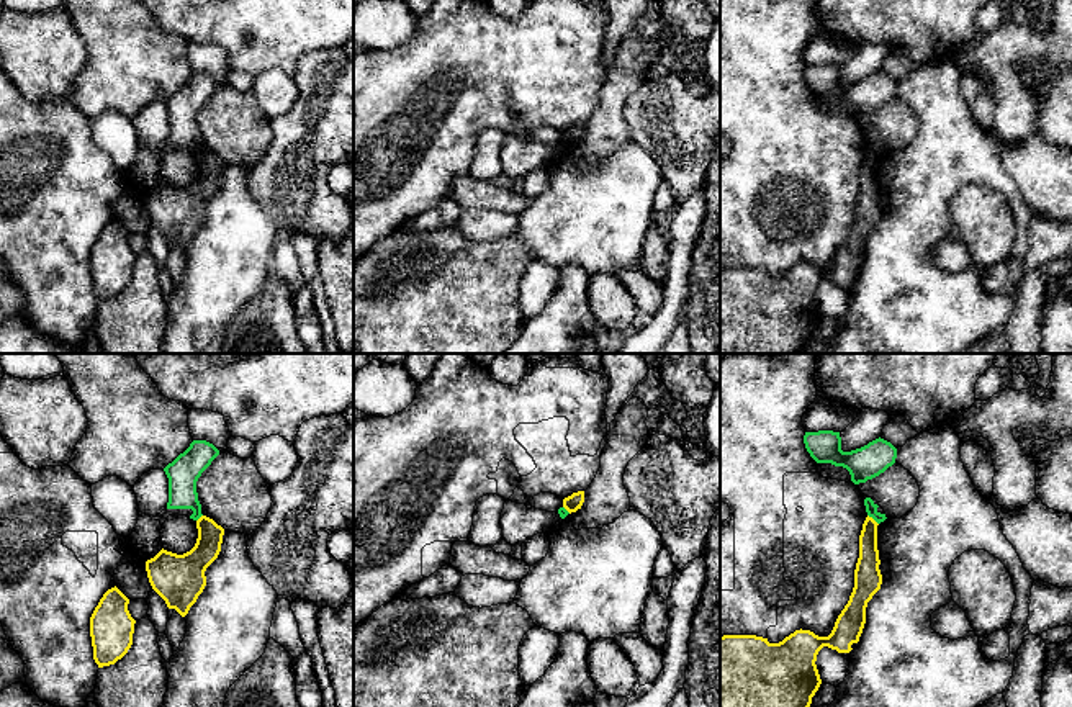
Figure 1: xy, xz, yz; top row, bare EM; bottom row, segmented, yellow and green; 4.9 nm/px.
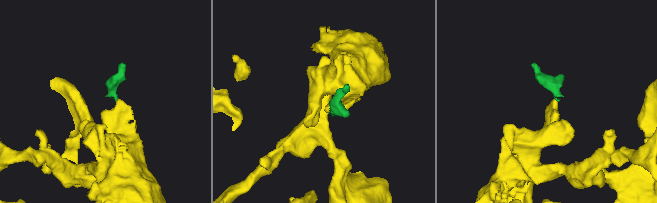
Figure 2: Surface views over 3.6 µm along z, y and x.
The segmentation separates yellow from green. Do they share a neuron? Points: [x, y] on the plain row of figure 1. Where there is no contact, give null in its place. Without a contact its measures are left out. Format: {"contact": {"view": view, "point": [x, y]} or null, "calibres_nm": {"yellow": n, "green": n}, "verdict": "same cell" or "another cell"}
{"contact": {"view": "yz", "point": [873, 153]}, "calibres_nm": {"yellow": 110, "green": 60}, "verdict": "another cell"}

